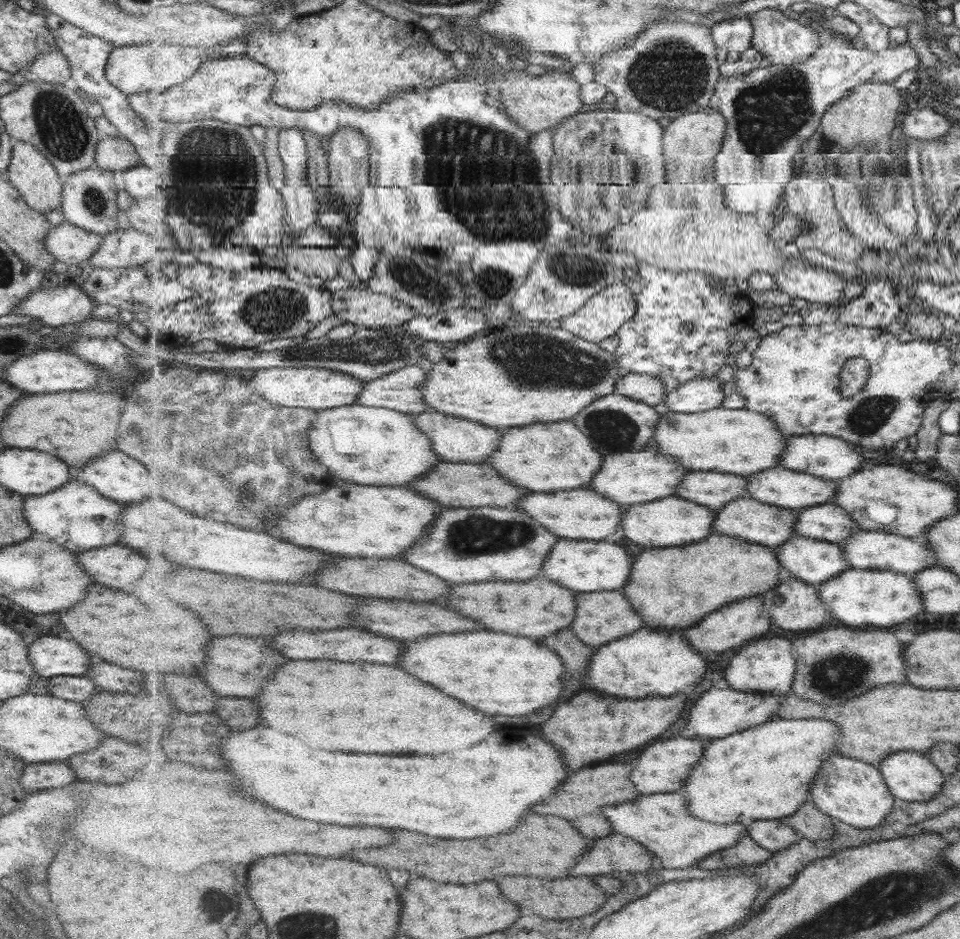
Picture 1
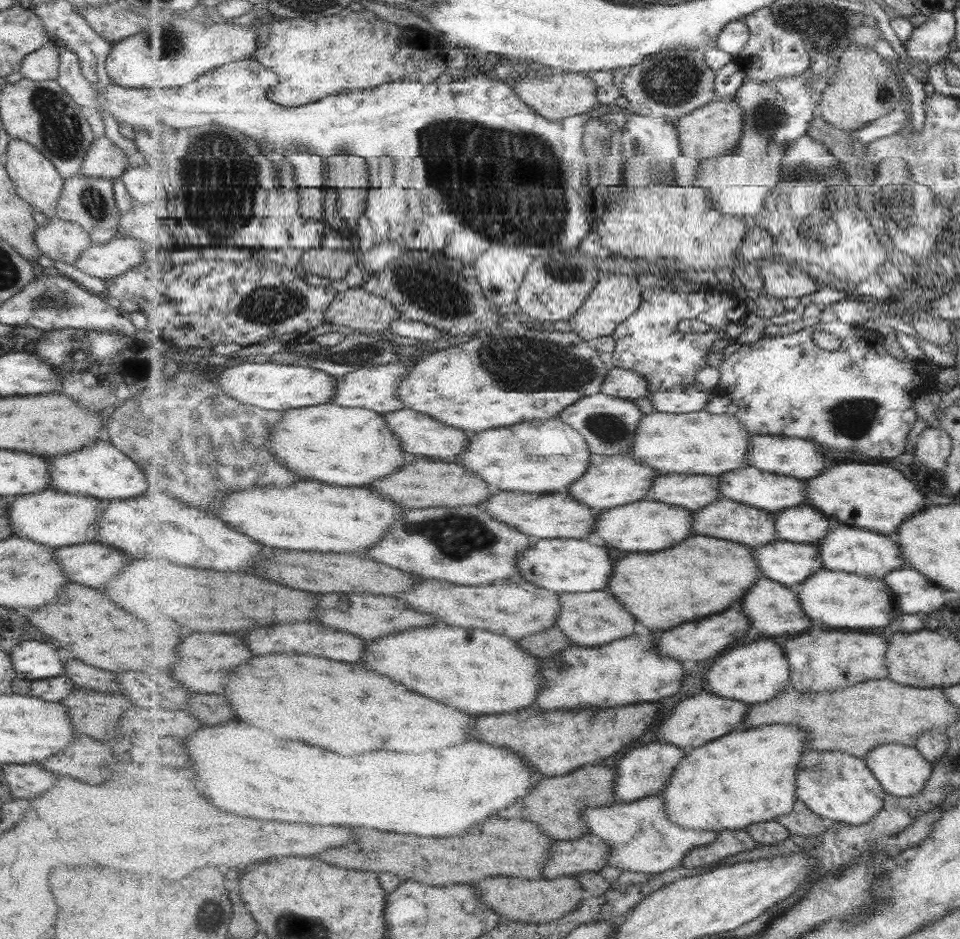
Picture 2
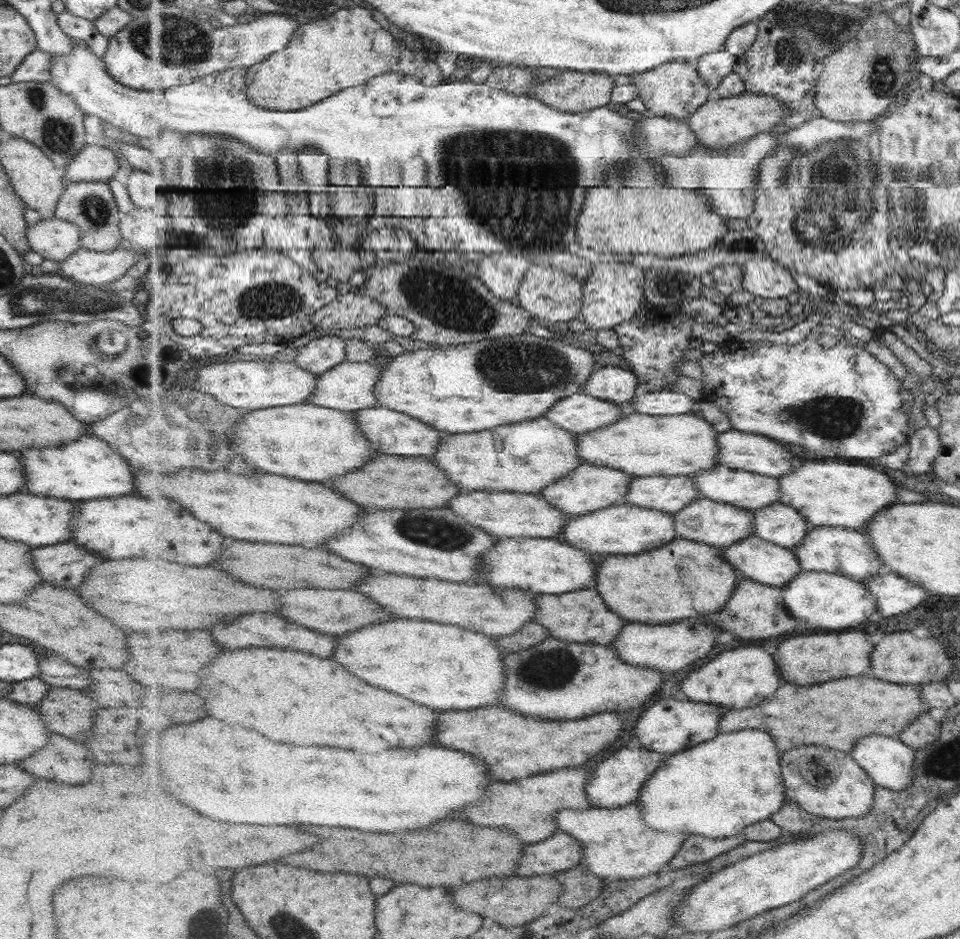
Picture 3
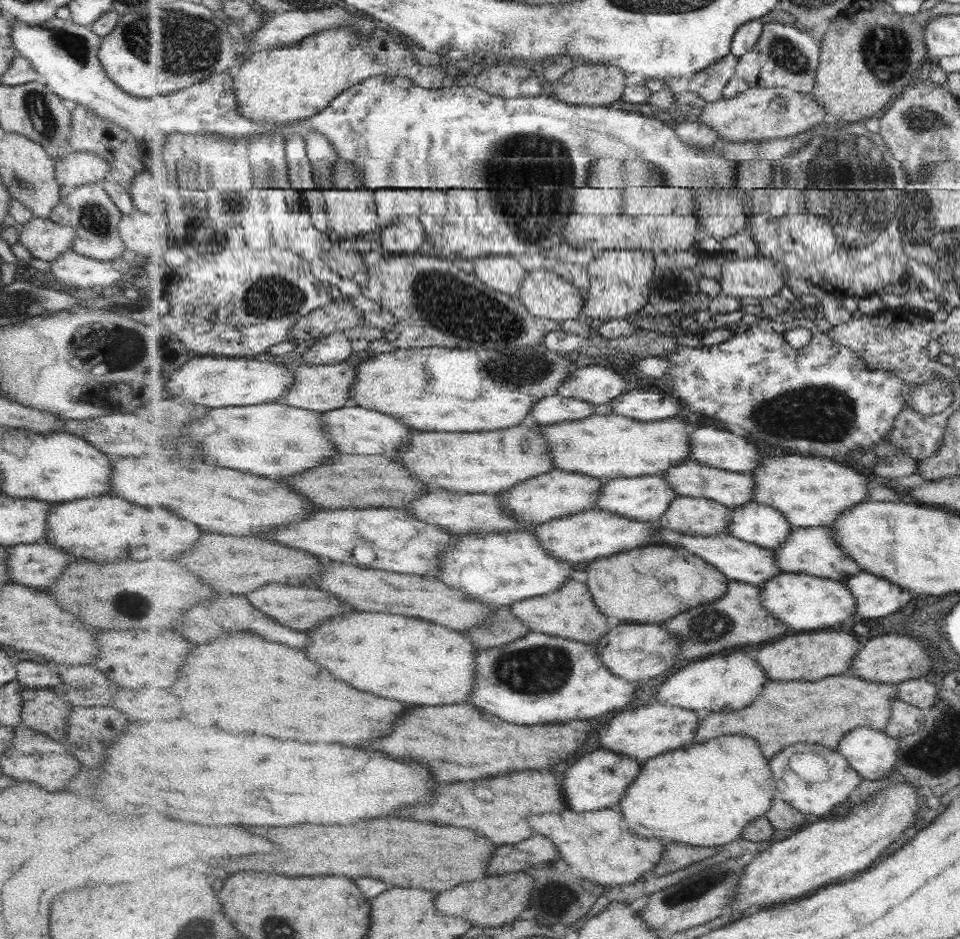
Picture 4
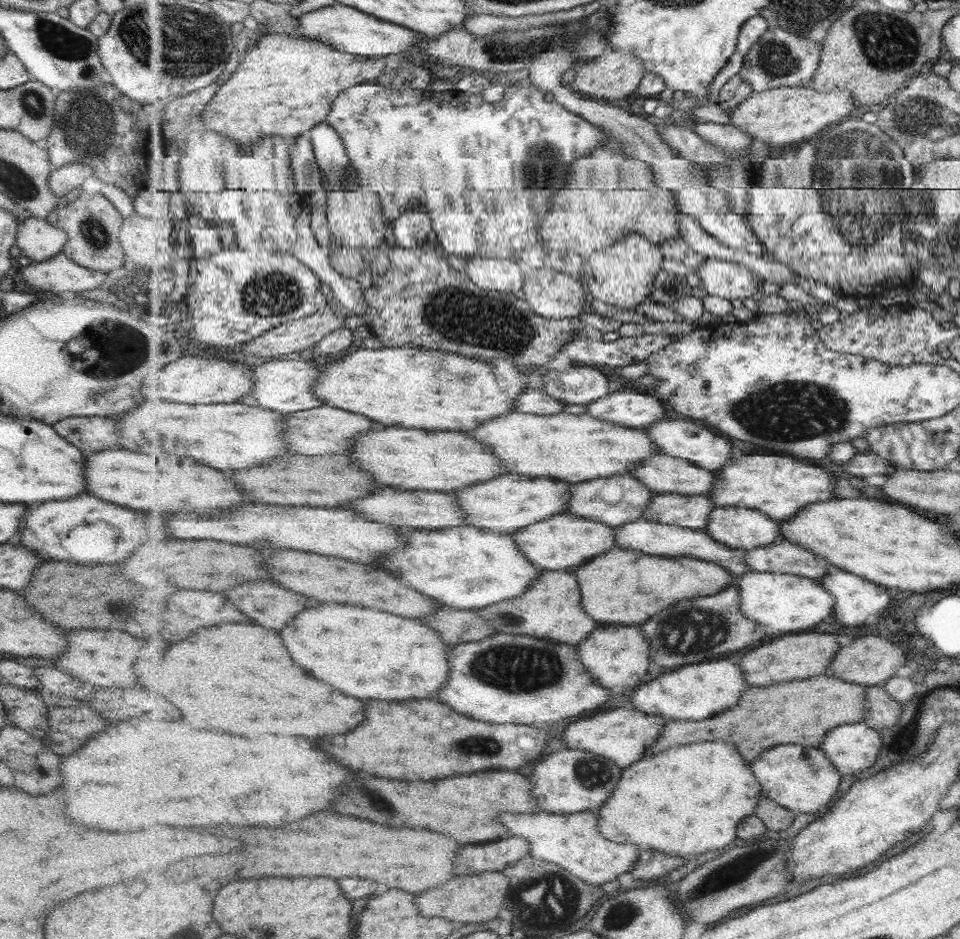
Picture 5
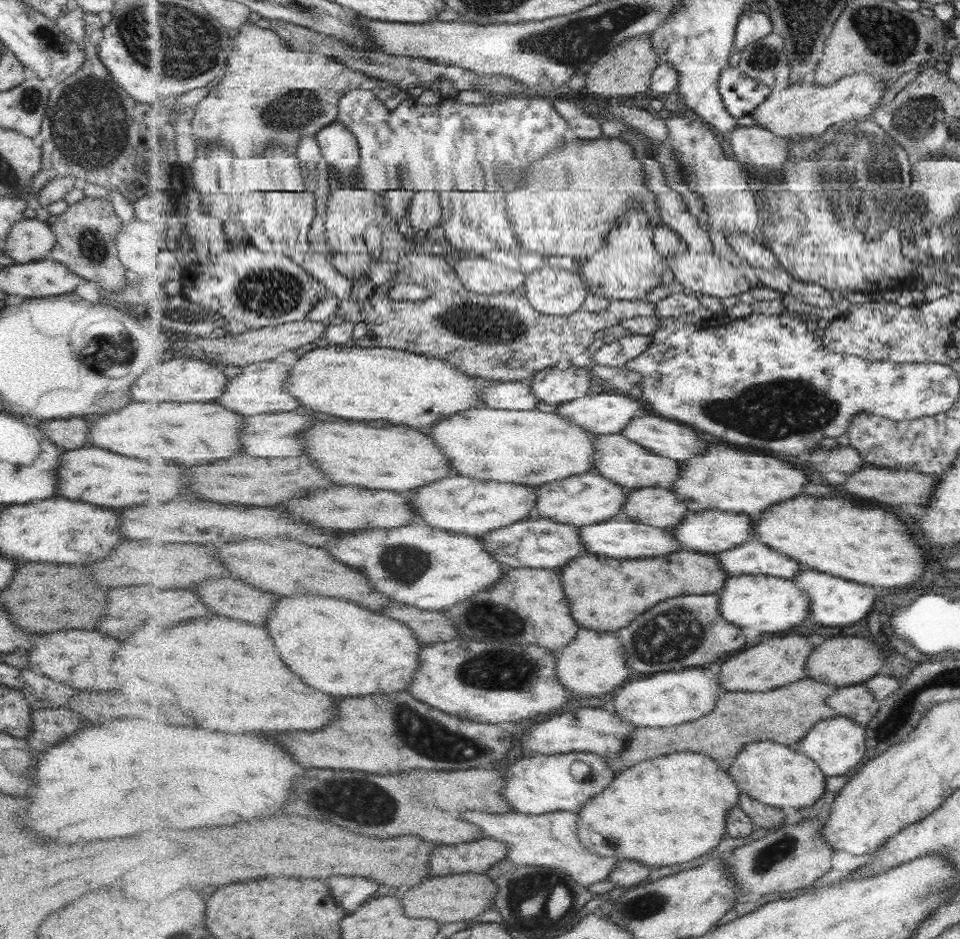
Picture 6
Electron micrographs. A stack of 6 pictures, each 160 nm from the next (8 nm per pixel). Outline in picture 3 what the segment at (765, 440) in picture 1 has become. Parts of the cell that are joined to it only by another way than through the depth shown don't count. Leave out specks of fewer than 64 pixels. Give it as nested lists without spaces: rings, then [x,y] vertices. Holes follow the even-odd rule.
[[[634,412],[612,424],[590,432],[575,434],[578,453],[595,466],[608,466],[633,477],[695,476],[720,464],[718,433],[700,414],[651,416]]]

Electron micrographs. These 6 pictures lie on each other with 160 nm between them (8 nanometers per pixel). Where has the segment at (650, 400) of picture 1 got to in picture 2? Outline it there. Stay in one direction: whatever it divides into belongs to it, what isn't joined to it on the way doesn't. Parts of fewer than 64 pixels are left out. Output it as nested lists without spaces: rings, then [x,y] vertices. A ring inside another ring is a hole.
[[[620,367],[611,368],[602,391],[609,396],[624,398],[627,401],[650,397],[652,394],[649,381],[643,375]]]

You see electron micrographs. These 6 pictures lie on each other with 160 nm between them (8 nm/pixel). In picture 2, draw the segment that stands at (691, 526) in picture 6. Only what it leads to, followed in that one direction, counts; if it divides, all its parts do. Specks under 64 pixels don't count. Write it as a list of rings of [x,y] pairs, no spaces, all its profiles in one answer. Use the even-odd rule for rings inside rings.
[[[803,504],[776,513],[776,529],[779,539],[817,545],[833,527],[827,515],[816,506]]]

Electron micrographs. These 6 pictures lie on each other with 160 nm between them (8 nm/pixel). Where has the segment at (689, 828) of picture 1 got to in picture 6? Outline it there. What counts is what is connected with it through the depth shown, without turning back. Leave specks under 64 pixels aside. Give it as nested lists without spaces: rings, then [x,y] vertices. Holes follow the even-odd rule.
[[[467,810],[463,818],[465,822],[477,826],[485,837],[493,840],[501,840],[507,844],[507,859],[512,863],[525,866],[547,866],[564,871],[573,876],[577,883],[591,886],[609,878],[615,870],[615,864],[619,858],[603,857],[587,850],[585,844],[581,844],[577,836],[579,827],[578,813],[557,811],[540,815],[528,815],[515,810],[505,814],[484,813],[477,810]]]

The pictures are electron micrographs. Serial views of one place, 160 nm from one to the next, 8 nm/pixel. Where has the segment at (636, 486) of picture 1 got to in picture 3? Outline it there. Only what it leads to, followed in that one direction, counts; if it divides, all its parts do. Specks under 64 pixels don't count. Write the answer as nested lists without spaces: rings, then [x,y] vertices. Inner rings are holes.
[[[583,463],[573,470],[572,474],[564,477],[555,484],[544,488],[541,495],[549,504],[556,506],[569,517],[580,517],[582,514],[595,513],[613,505],[624,505],[628,498],[632,477],[621,470],[608,466],[595,466]]]

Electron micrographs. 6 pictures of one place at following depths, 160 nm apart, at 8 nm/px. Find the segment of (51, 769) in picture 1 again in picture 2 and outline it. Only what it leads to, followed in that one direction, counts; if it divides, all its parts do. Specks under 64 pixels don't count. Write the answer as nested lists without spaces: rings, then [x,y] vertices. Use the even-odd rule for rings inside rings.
[[[2,765],[4,783],[13,799],[35,798],[58,780],[56,774],[33,765]]]

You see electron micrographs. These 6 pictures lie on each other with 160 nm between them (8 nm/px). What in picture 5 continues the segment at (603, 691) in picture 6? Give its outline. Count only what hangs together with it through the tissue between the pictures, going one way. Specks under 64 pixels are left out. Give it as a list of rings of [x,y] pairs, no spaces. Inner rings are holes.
[[[598,623],[594,630],[583,642],[577,646],[578,656],[581,662],[588,668],[592,677],[614,695],[621,696],[621,692],[627,692],[631,686],[640,686],[643,676],[649,672],[652,658],[649,650],[649,640],[645,640],[645,634],[637,626],[609,626]]]

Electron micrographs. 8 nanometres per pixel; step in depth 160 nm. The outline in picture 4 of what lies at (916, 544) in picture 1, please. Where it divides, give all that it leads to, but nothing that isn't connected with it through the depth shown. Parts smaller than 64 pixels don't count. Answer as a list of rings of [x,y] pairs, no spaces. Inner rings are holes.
[[[795,527],[785,544],[773,553],[777,564],[785,573],[803,573],[845,581],[863,571],[853,557],[844,553],[834,532],[828,527]]]

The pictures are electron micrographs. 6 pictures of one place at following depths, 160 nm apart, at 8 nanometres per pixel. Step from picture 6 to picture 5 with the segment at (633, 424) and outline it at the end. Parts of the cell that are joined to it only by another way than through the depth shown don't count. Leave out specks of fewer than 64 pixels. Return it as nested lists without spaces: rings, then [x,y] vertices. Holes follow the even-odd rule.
[[[670,414],[670,419],[657,421],[645,429],[663,454],[690,460],[693,464],[710,471],[721,470],[736,454],[729,437],[709,430],[709,427],[695,424],[683,417]]]

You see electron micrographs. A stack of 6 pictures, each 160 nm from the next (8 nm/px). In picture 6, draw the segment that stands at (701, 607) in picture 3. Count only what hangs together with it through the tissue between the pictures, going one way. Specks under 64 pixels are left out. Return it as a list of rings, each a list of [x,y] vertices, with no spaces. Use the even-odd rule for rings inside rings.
[[[689,550],[655,558],[630,559],[585,553],[561,567],[560,574],[573,619],[583,628],[603,632],[629,626],[637,616],[665,599],[690,594],[717,594],[730,577],[716,554]]]

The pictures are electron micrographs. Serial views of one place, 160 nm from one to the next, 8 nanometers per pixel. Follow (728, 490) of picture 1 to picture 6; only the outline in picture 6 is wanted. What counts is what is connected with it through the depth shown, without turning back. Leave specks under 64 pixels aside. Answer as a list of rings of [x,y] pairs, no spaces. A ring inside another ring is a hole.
[[[588,473],[576,475],[559,481],[548,482],[537,487],[536,515],[553,519],[555,522],[589,526],[611,519],[621,519],[628,501],[629,489],[603,478],[601,474]]]

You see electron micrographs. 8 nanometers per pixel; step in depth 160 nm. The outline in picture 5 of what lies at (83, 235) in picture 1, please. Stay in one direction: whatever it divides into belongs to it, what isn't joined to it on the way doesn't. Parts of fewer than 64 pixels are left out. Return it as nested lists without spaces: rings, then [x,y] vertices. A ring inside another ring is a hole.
[[[27,216],[16,228],[16,242],[20,254],[31,261],[43,262],[61,252],[66,241],[63,230],[44,219]]]

